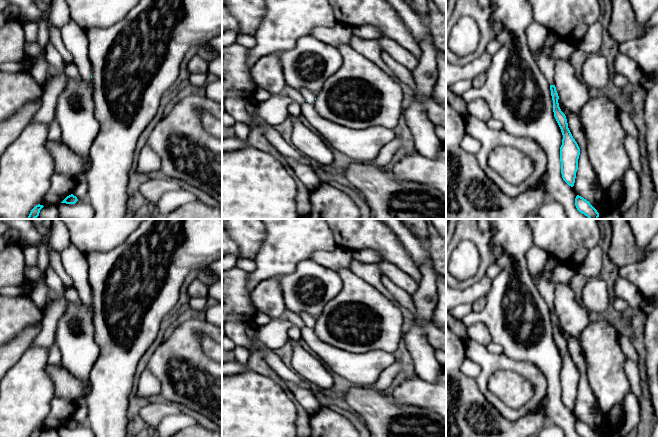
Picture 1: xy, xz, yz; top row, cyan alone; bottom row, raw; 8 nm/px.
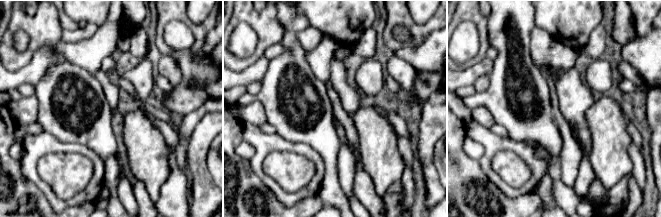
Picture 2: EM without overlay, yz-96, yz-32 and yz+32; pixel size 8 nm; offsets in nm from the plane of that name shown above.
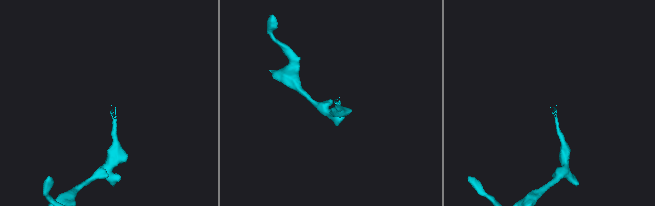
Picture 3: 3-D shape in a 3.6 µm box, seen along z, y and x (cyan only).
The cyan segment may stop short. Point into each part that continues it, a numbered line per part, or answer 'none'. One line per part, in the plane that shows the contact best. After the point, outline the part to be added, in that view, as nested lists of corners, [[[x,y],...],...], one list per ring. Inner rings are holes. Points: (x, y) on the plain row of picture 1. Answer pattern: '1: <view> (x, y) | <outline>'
1: yz (543, 281) | [[[549,256],[549,259],[542,271],[537,275],[531,276],[539,293],[545,299],[550,309],[554,309],[553,301],[555,284],[552,281],[552,273],[558,263],[557,259]]]

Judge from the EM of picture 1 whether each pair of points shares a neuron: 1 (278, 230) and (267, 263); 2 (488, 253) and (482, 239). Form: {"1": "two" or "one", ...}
{"1": "one", "2": "one"}

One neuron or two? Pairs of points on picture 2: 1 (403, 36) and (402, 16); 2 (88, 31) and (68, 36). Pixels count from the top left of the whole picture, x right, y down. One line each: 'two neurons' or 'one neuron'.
1: two neurons
2: one neuron

